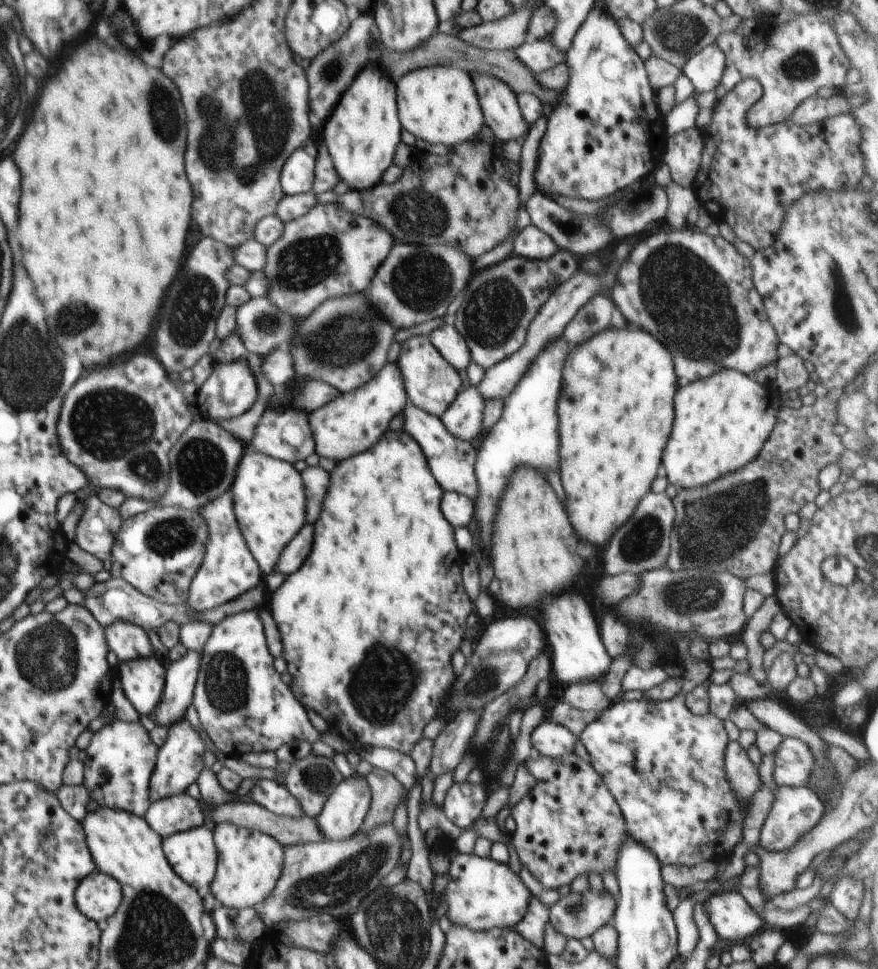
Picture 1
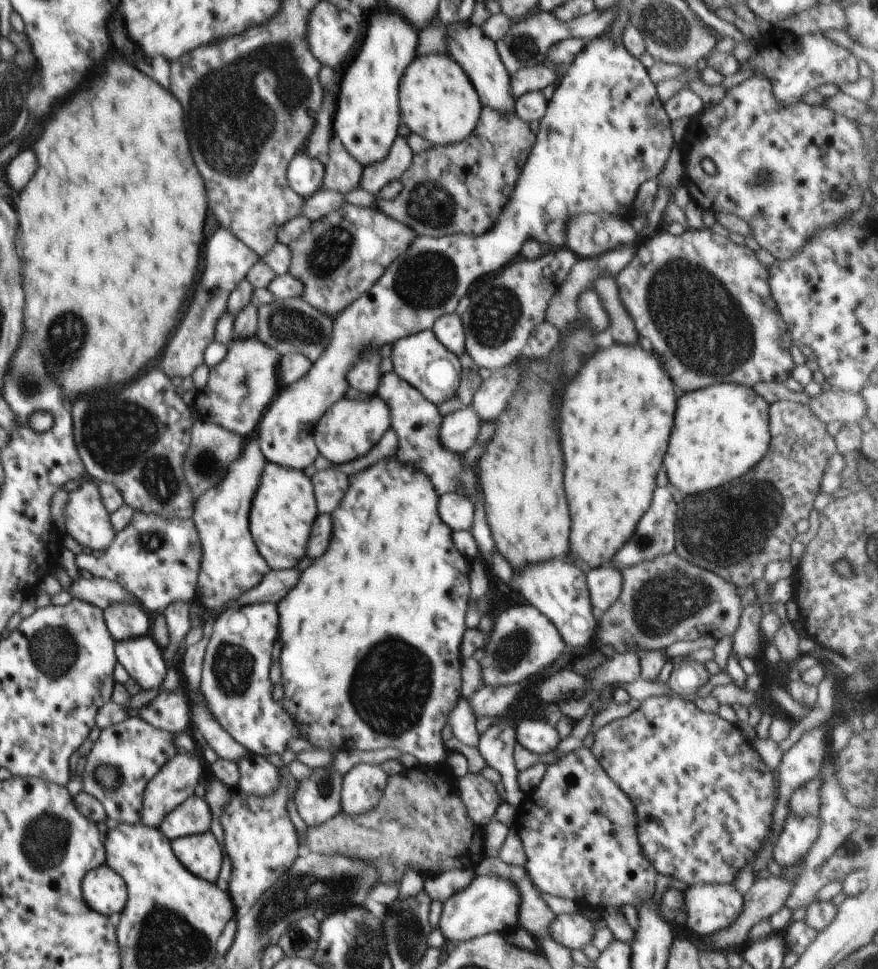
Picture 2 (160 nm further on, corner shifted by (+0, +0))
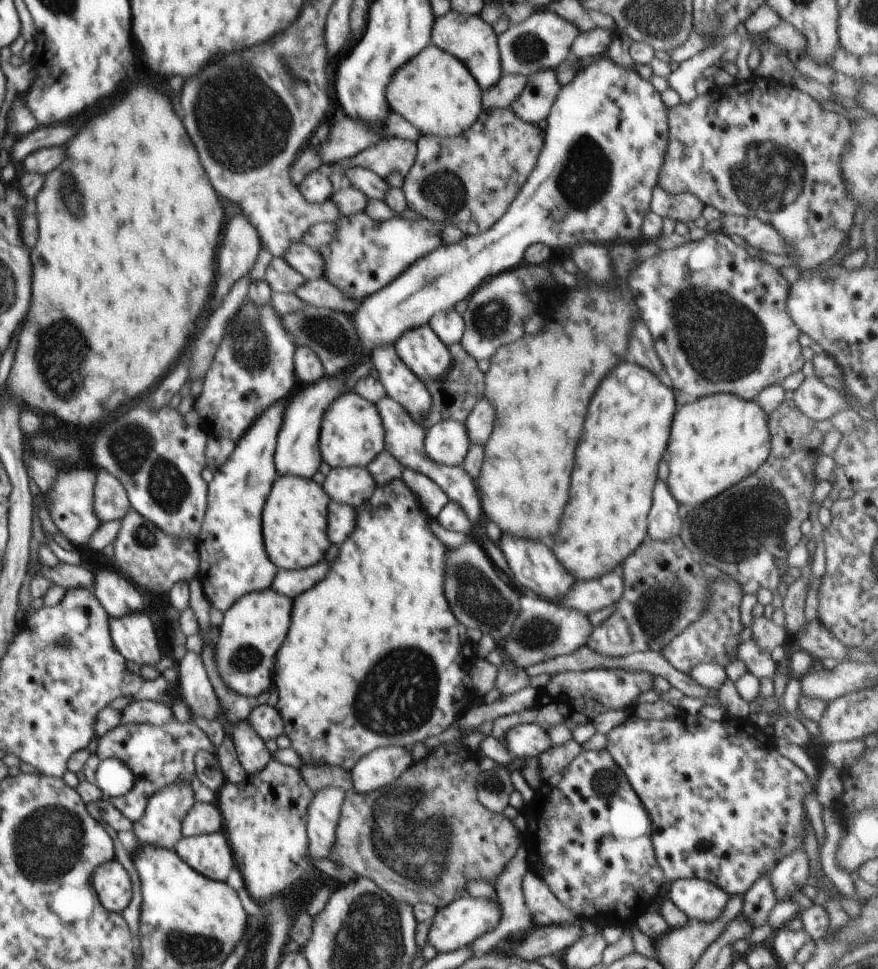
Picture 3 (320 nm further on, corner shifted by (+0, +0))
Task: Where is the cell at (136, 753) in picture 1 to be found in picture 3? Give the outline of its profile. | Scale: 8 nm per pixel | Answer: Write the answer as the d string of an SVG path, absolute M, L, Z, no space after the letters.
M174 718L160 726L121 722L98 739L97 755L102 760L110 758L121 760L132 771L134 784L126 794L110 797L109 801L128 820L135 823L144 816L149 797L155 792L177 783L194 786L194 782L198 782L194 767L194 756L198 750L217 754L214 742L193 721L183 724Z

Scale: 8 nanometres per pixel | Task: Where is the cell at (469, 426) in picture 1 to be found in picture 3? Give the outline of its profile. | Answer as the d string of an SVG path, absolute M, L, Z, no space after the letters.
M454 419L427 429L423 443L430 460L449 467L460 467L471 445L465 425Z

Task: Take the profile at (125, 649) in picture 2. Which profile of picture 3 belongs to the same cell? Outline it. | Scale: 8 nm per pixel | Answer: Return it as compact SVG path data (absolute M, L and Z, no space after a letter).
M144 611L128 613L121 617L109 617L110 636L112 637L116 650L128 662L137 662L138 664L155 665L166 653L162 642L156 637L156 630L150 616Z

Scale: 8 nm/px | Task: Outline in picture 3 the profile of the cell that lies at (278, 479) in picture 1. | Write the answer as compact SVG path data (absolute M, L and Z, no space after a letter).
M282 475L273 482L261 521L266 552L279 569L297 571L324 560L331 545L327 533L330 501L326 491L313 479Z

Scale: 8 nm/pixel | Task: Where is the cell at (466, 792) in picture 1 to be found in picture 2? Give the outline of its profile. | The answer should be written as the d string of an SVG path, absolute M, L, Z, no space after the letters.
M469 771L458 780L457 793L465 802L468 814L484 828L496 814L496 808L502 804L496 785L482 773Z

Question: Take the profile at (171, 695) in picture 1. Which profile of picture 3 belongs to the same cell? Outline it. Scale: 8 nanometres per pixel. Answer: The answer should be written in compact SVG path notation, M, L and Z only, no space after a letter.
M132 701L120 714L124 724L146 723L160 726L174 719L168 705L152 701Z

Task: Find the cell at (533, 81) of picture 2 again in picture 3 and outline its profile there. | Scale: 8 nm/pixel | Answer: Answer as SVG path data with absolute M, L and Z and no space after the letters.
M502 75L492 88L482 93L483 111L508 109L520 91L527 85L527 78L522 75Z

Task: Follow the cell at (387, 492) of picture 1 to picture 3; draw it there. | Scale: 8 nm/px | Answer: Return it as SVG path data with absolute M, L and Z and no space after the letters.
M402 479L390 481L383 487L377 486L370 502L366 501L366 506L358 510L358 528L342 544L338 560L332 564L328 578L324 578L320 584L316 584L308 592L299 594L293 599L291 625L275 656L273 682L279 694L275 707L283 720L283 732L291 740L292 748L300 755L304 765L326 765L351 771L366 753L374 749L390 745L400 745L411 749L414 742L442 734L444 730L454 725L457 718L468 708L478 704L480 696L473 687L470 674L478 659L477 650L468 636L467 628L456 620L454 613L450 610L448 599L445 597L444 560L446 560L448 547L434 536L434 532L430 530L430 521L434 522L424 510L419 498L404 484Z

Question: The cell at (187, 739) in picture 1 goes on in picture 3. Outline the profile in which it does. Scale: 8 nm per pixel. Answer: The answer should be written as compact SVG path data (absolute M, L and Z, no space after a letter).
M177 783L164 787L155 792L147 802L144 816L133 823L133 831L142 845L154 845L163 849L170 849L177 846L177 842L184 838L183 820L186 813L195 803L193 787Z

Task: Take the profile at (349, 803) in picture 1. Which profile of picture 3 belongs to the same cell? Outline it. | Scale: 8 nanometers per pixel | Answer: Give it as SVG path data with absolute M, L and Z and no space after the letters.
M390 745L366 753L350 771L353 790L359 793L384 788L414 763L407 747Z

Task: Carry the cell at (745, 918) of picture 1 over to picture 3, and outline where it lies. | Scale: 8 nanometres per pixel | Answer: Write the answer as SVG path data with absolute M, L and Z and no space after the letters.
M679 878L669 882L668 898L678 906L689 919L710 922L718 918L729 901L729 894L699 878Z

